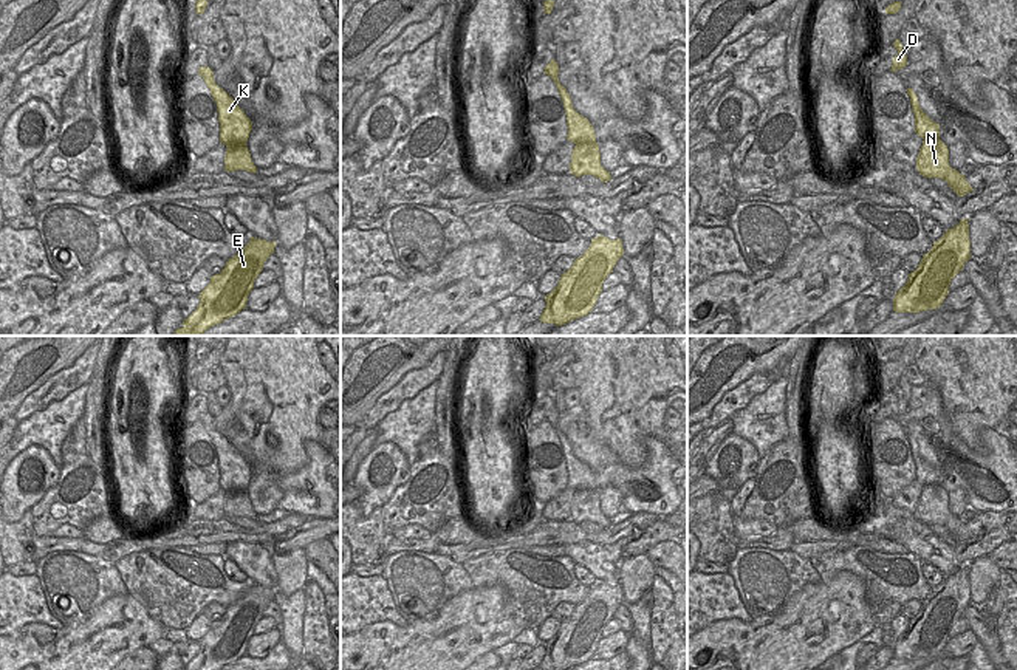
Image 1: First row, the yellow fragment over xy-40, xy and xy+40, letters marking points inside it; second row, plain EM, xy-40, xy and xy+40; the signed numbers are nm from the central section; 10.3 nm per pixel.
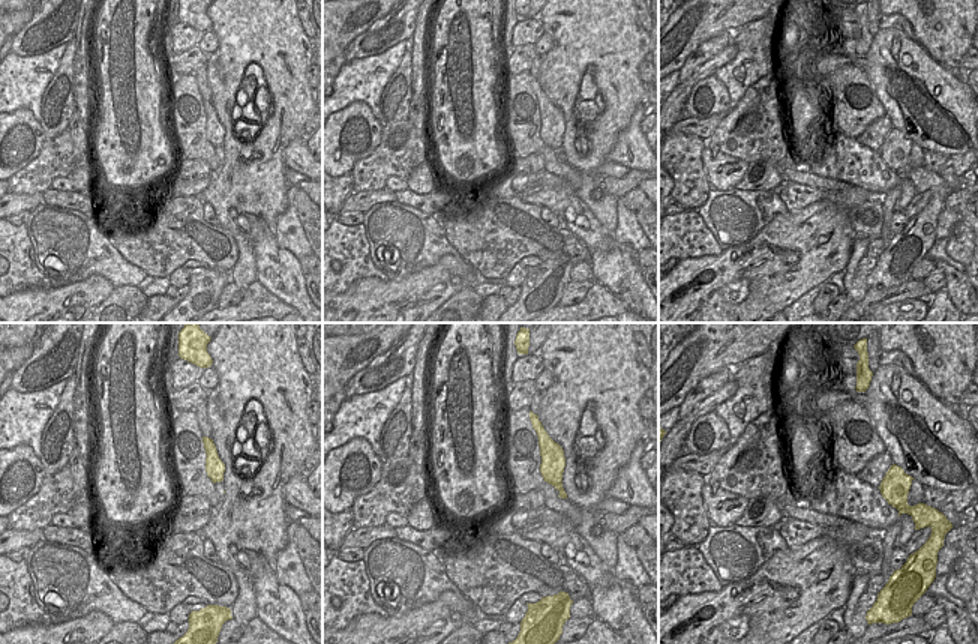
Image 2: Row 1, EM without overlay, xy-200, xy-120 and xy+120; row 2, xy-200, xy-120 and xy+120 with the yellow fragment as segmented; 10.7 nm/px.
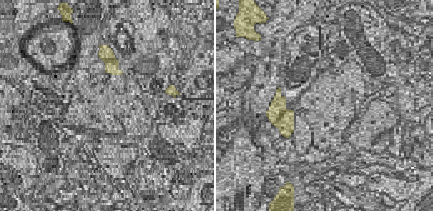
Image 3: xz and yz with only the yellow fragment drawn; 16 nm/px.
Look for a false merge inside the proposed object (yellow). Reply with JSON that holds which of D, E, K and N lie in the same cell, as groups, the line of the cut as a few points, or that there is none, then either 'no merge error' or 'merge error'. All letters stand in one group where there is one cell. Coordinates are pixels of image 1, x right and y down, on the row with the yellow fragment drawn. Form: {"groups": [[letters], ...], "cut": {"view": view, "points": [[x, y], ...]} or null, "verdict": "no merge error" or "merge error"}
{"groups": [["D", "K"], ["E", "N"]], "cut": {"view": "xy", "points": [[595, 141], [576, 144]]}, "verdict": "merge error"}

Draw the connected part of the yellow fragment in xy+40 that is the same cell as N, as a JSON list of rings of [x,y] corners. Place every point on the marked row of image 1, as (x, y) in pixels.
[[[940,138],[923,141],[916,158],[916,170],[926,178],[944,179],[958,197],[974,192],[966,176],[949,166],[949,149]]]

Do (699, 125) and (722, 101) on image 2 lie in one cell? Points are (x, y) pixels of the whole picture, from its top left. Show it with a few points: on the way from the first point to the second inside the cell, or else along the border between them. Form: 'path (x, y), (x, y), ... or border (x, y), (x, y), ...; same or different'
border (728, 110), (705, 117), (681, 119); different

